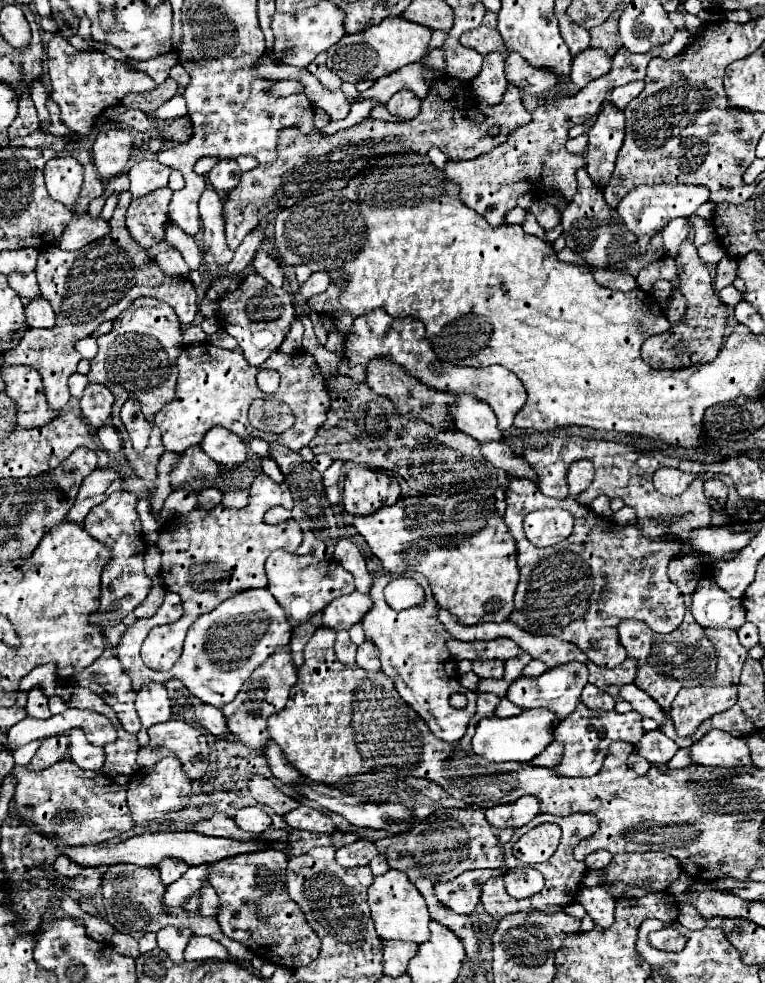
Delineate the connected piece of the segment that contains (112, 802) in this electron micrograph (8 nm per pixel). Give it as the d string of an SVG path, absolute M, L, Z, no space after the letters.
M58 761L44 771L28 771L16 765L12 775L18 779L14 793L16 813L28 823L34 823L40 833L58 835L58 845L78 847L106 843L130 831L134 825L126 805L126 789L104 775L80 769L74 761Z

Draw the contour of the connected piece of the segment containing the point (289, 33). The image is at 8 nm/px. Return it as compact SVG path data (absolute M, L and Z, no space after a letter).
M320 1L318 5L304 9L300 13L276 13L272 19L272 31L274 31L274 57L280 63L296 65L296 67L308 67L314 57L332 45L336 45L344 35L344 17L346 13L336 7L330 1Z

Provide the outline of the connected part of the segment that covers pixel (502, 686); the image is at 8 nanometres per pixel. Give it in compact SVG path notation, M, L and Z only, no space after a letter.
M484 679L480 681L480 693L494 693L498 697L504 697L510 687L510 681L506 679Z

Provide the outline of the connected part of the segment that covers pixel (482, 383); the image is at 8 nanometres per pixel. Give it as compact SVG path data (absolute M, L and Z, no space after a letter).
M374 309L364 315L358 315L354 319L352 329L346 335L344 357L348 359L350 367L352 365L368 365L372 359L380 357L380 359L386 359L390 363L400 365L408 375L412 375L414 379L418 379L420 383L424 383L430 389L450 391L450 393L468 393L468 395L472 395L492 407L492 411L498 417L500 431L506 431L512 427L516 413L526 403L524 385L520 383L520 379L512 371L504 369L500 365L476 369L476 367L458 367L458 365L444 363L432 351L432 347L426 339L426 331L424 331L422 321L418 321L414 317L392 319L384 309Z

